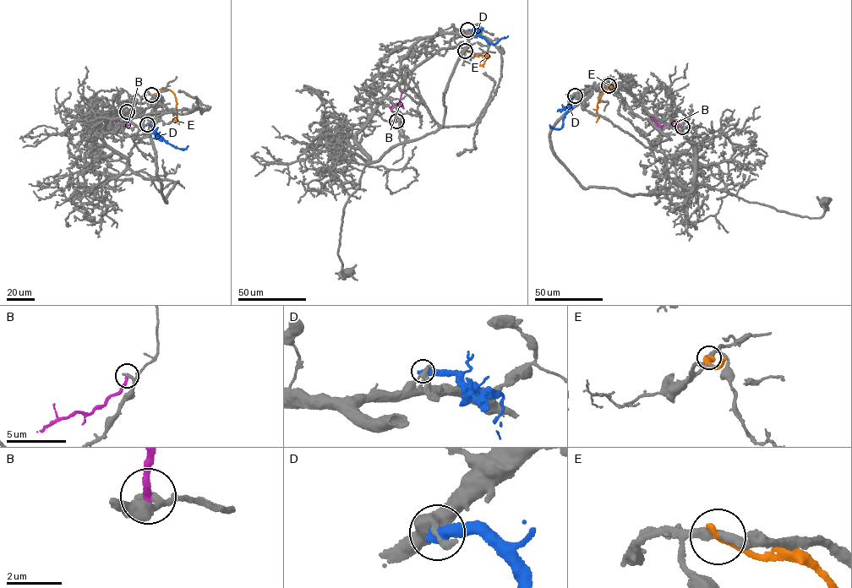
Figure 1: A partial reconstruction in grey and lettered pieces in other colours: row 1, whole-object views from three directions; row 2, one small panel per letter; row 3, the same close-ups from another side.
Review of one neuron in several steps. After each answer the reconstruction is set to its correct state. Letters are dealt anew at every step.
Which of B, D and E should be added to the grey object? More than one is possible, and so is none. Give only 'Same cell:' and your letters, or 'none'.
Same cell: none

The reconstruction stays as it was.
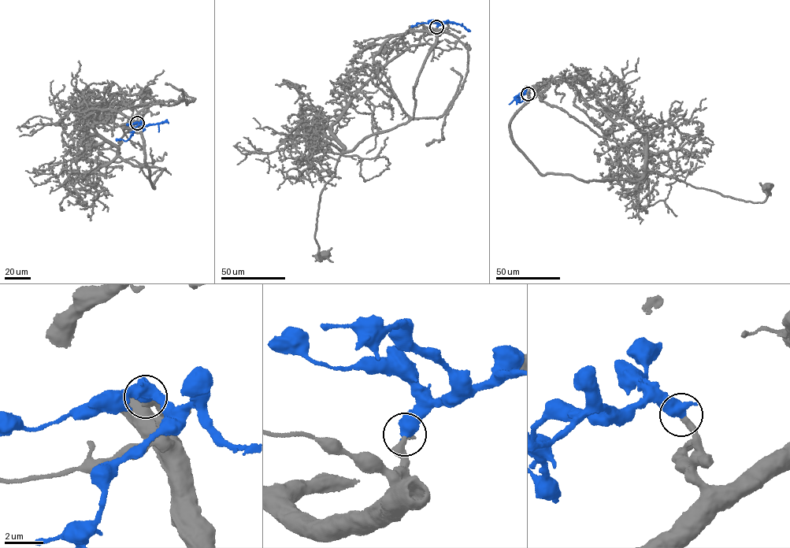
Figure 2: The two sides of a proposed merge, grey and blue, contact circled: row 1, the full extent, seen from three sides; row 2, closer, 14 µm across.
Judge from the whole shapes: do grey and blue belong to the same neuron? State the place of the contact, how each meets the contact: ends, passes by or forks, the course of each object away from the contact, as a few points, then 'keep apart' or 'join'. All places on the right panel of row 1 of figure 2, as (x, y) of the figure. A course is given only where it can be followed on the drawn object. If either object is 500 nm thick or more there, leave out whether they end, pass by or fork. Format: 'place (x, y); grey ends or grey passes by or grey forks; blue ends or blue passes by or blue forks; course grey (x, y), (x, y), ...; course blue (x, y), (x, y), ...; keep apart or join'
place (528, 94); course grey (528, 94), (510, 131), (515, 146), (542, 174), (636, 180), (652, 171), (756, 203), (765, 199), (765, 188); course blue (528, 94), (518, 96), (519, 101), (523, 100), (528, 101); join

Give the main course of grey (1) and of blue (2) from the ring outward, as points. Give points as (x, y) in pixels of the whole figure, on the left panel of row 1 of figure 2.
1: (137, 123), (153, 187), (165, 168), (134, 164), (122, 160), (118, 149), (147, 110), (147, 94)
2: (137, 123), (139, 124), (131, 137), (124, 141), (116, 141)

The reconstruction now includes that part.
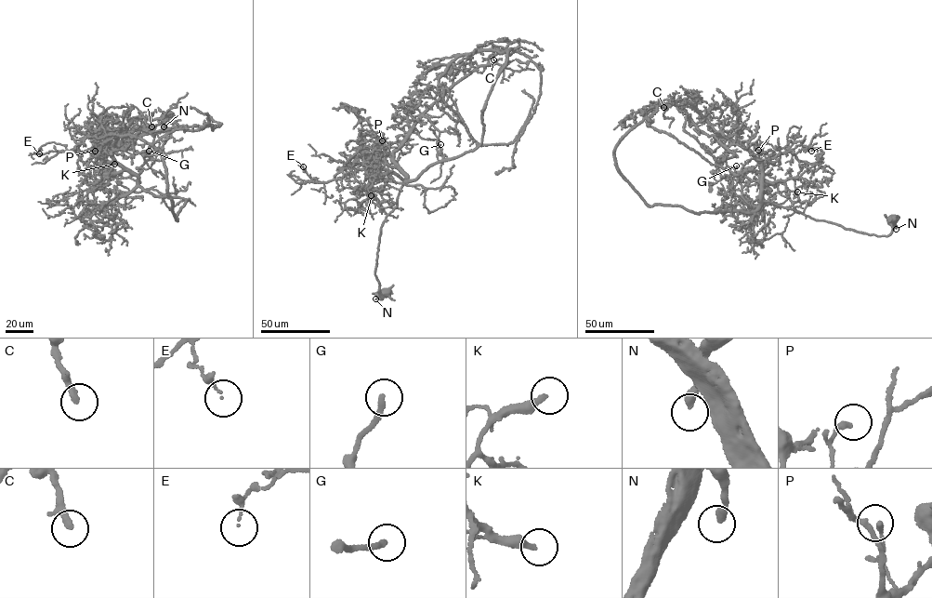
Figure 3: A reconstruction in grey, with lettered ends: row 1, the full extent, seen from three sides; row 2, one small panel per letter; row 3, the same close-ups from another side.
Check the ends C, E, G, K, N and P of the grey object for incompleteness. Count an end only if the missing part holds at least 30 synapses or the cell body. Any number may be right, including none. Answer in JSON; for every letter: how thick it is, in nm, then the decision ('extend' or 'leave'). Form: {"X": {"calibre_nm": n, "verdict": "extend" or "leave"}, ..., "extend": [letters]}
{"C": {"calibre_nm": 260, "verdict": "extend"}, "E": {"calibre_nm": 70, "verdict": "leave"}, "G": {"calibre_nm": 220, "verdict": "leave"}, "K": {"calibre_nm": 280, "verdict": "leave"}, "N": {"calibre_nm": 320, "verdict": "leave"}, "P": {"calibre_nm": 200, "verdict": "leave"}, "extend": ["C"]}

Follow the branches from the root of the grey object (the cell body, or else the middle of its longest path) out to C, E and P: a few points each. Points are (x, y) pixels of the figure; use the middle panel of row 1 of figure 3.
C: (387, 292), (378, 298), (375, 268), (381, 227), (406, 178), (396, 150), (455, 83), (493, 59)
E: (387, 292), (378, 298), (375, 274), (381, 227), (406, 178), (383, 152), (359, 157), (325, 182), (303, 166)
P: (387, 292), (378, 298), (375, 274), (381, 227), (397, 205), (406, 178), (387, 154), (377, 154), (382, 140)

